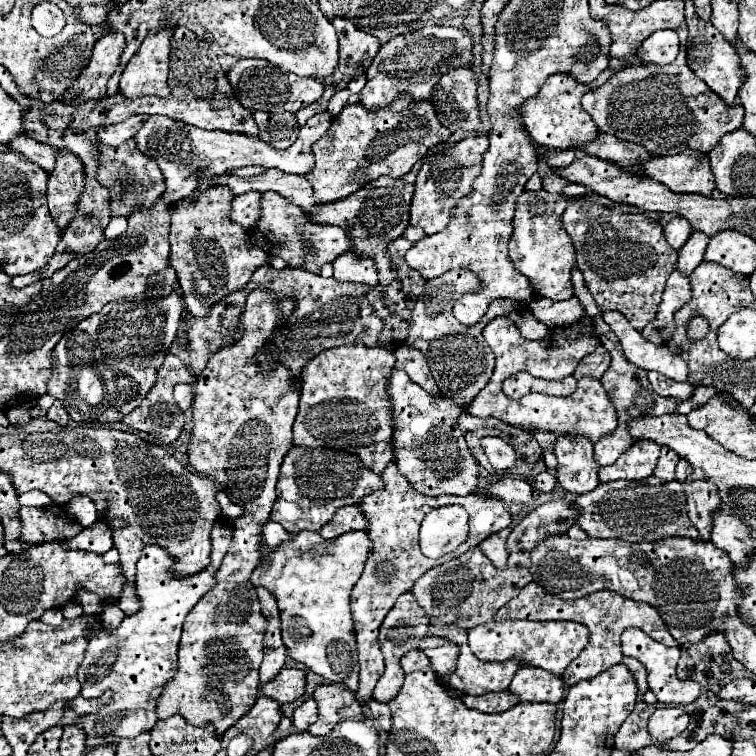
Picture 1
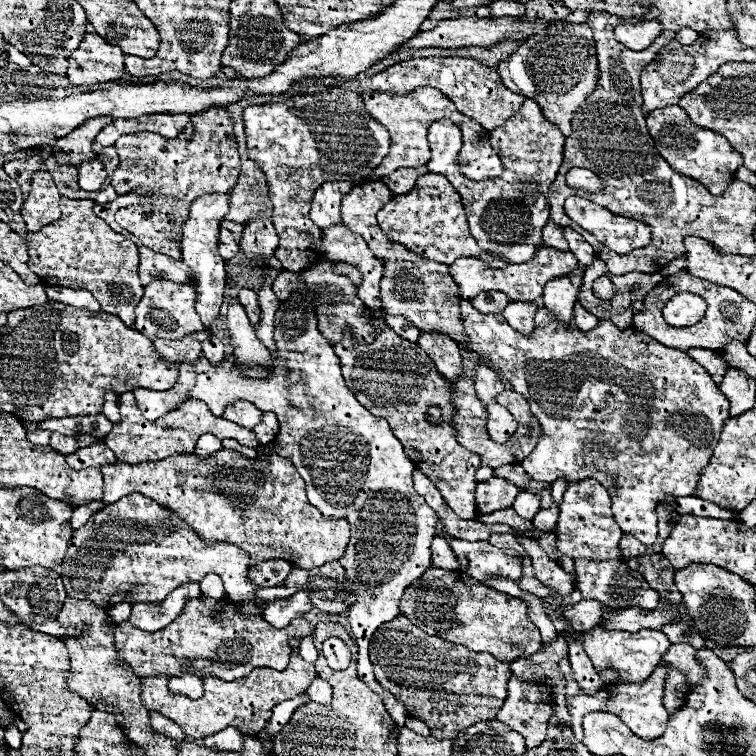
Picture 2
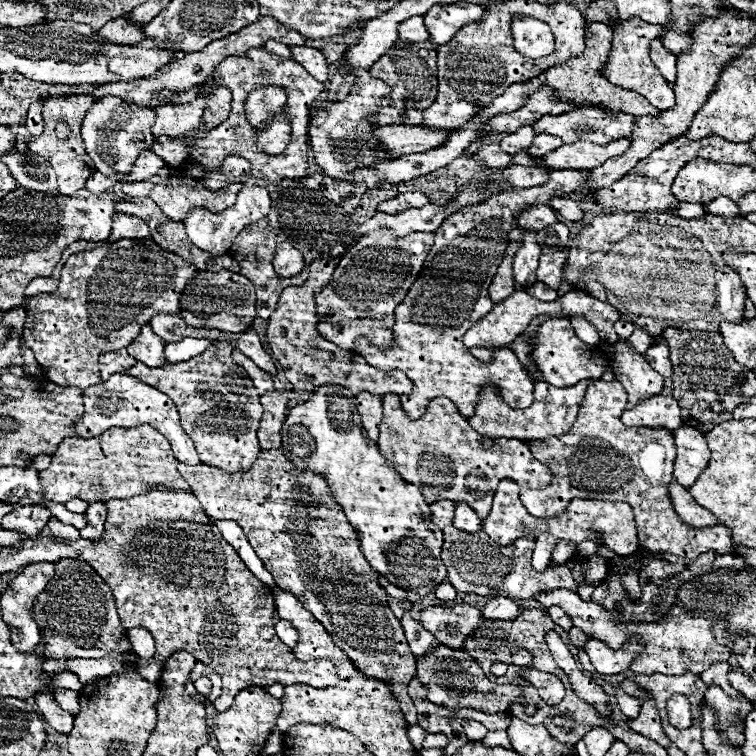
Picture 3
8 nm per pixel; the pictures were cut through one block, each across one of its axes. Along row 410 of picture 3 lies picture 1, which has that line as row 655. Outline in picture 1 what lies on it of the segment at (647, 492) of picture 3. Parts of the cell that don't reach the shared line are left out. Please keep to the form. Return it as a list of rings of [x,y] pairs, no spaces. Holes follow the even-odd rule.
[[[530,582],[530,584],[526,584],[520,590],[520,594],[516,598],[512,598],[506,606],[502,606],[498,610],[498,614],[494,616],[494,620],[572,621],[584,624],[590,630],[588,646],[564,670],[562,680],[566,682],[566,686],[574,686],[580,680],[590,680],[590,678],[598,676],[600,672],[604,672],[604,670],[620,664],[623,660],[621,634],[626,628],[632,628],[632,626],[634,628],[640,628],[652,640],[658,640],[664,646],[678,646],[678,642],[672,638],[672,634],[668,632],[666,624],[662,622],[660,614],[652,606],[642,604],[642,602],[634,602],[634,600],[628,600],[628,598],[624,598],[620,594],[610,592],[610,590],[594,592],[594,594],[588,594],[584,598],[576,598],[576,600],[562,600],[562,598],[558,598],[554,594],[548,594],[540,584]]]

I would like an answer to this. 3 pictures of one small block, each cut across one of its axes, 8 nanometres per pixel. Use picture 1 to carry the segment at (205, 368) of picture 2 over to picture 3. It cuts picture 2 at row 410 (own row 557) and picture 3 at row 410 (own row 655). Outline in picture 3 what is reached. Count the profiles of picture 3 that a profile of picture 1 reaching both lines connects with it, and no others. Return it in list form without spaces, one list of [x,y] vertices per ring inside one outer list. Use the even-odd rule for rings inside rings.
[[[112,374],[106,382],[100,382],[100,384],[86,388],[84,390],[84,408],[86,408],[86,412],[76,426],[78,428],[76,436],[80,436],[80,438],[100,436],[102,432],[106,432],[112,426],[134,428],[140,424],[152,424],[154,428],[158,428],[158,432],[162,432],[170,440],[172,450],[180,462],[186,462],[186,464],[198,464],[200,462],[198,452],[194,448],[194,442],[186,436],[186,432],[180,426],[178,410],[176,410],[174,402],[166,394],[158,392],[156,388],[150,388],[148,384],[142,384],[134,376]],[[324,384],[318,386],[314,392],[310,392],[310,398],[306,402],[300,402],[298,406],[290,408],[290,414],[286,416],[282,424],[282,450],[290,462],[294,458],[300,458],[310,470],[322,474],[336,498],[336,502],[342,506],[348,522],[358,530],[358,538],[362,542],[362,552],[370,566],[390,580],[390,584],[414,590],[418,596],[426,596],[436,590],[442,580],[446,580],[446,568],[440,560],[442,550],[442,530],[432,524],[430,520],[430,504],[424,502],[422,492],[414,484],[406,484],[402,476],[398,476],[396,468],[378,452],[378,446],[374,442],[368,442],[366,430],[360,424],[360,416],[356,412],[356,404],[352,402],[354,394],[348,388],[342,388],[338,384]]]

